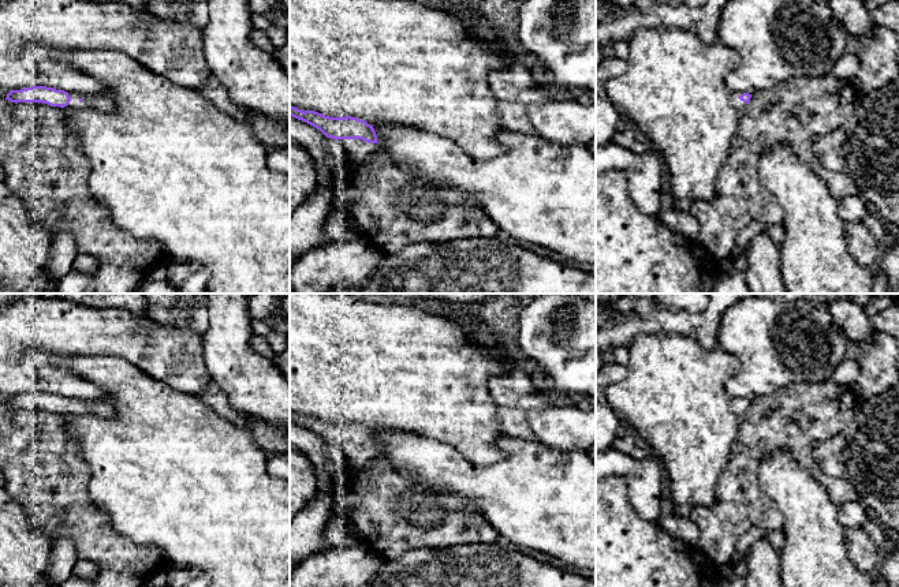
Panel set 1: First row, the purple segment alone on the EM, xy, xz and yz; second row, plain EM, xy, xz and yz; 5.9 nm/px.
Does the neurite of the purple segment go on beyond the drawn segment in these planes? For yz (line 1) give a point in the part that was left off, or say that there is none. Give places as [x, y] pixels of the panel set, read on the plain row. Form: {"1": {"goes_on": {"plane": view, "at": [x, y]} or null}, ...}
{"1": {"goes_on": {"plane": "yz", "at": [734, 406]}}}

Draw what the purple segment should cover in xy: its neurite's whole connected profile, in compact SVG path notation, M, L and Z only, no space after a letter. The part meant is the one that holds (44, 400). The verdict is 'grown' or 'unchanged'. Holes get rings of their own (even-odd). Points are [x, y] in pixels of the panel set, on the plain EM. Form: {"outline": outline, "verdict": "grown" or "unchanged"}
{"outline": "M31 392L22 396L10 396L5 405L15 410L38 408L64 415L94 414L101 418L111 418L116 414L115 408L104 401L85 401L72 397L56 396L46 392Z", "verdict": "grown"}

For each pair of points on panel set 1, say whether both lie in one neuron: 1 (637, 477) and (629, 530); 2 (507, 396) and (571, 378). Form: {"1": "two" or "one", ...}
{"1": "two", "2": "two"}

